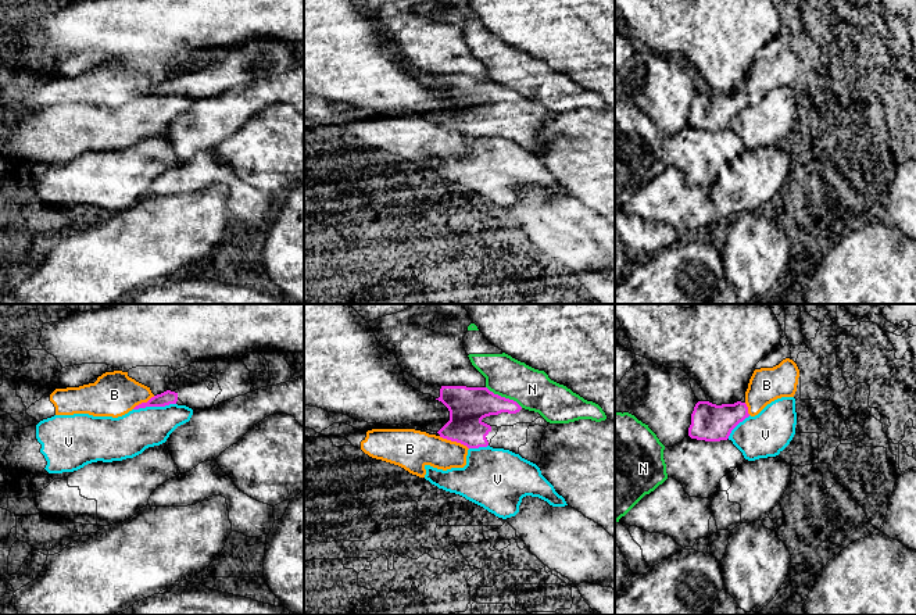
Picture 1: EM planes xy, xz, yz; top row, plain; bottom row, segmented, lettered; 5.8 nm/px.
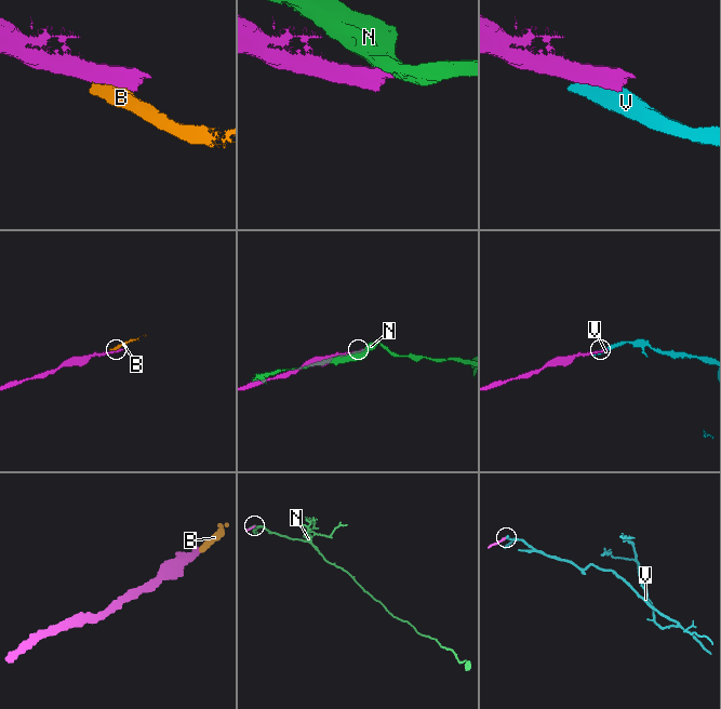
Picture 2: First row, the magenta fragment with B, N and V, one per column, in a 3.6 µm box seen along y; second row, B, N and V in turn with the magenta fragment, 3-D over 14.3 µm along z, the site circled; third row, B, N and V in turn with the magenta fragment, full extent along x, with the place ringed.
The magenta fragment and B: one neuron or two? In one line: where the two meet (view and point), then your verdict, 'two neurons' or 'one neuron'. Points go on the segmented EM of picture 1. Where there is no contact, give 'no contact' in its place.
contact xz (454, 440); two neurons

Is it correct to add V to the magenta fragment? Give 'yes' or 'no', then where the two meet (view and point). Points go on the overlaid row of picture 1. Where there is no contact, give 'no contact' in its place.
no; meets magenta in xy at (154, 406)

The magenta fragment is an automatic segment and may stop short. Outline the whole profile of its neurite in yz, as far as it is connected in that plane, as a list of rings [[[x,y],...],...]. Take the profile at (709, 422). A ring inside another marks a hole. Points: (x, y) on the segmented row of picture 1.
[[[698,401],[691,414],[688,436],[697,440],[727,440],[731,430],[748,418],[745,403],[716,405],[709,401]]]

